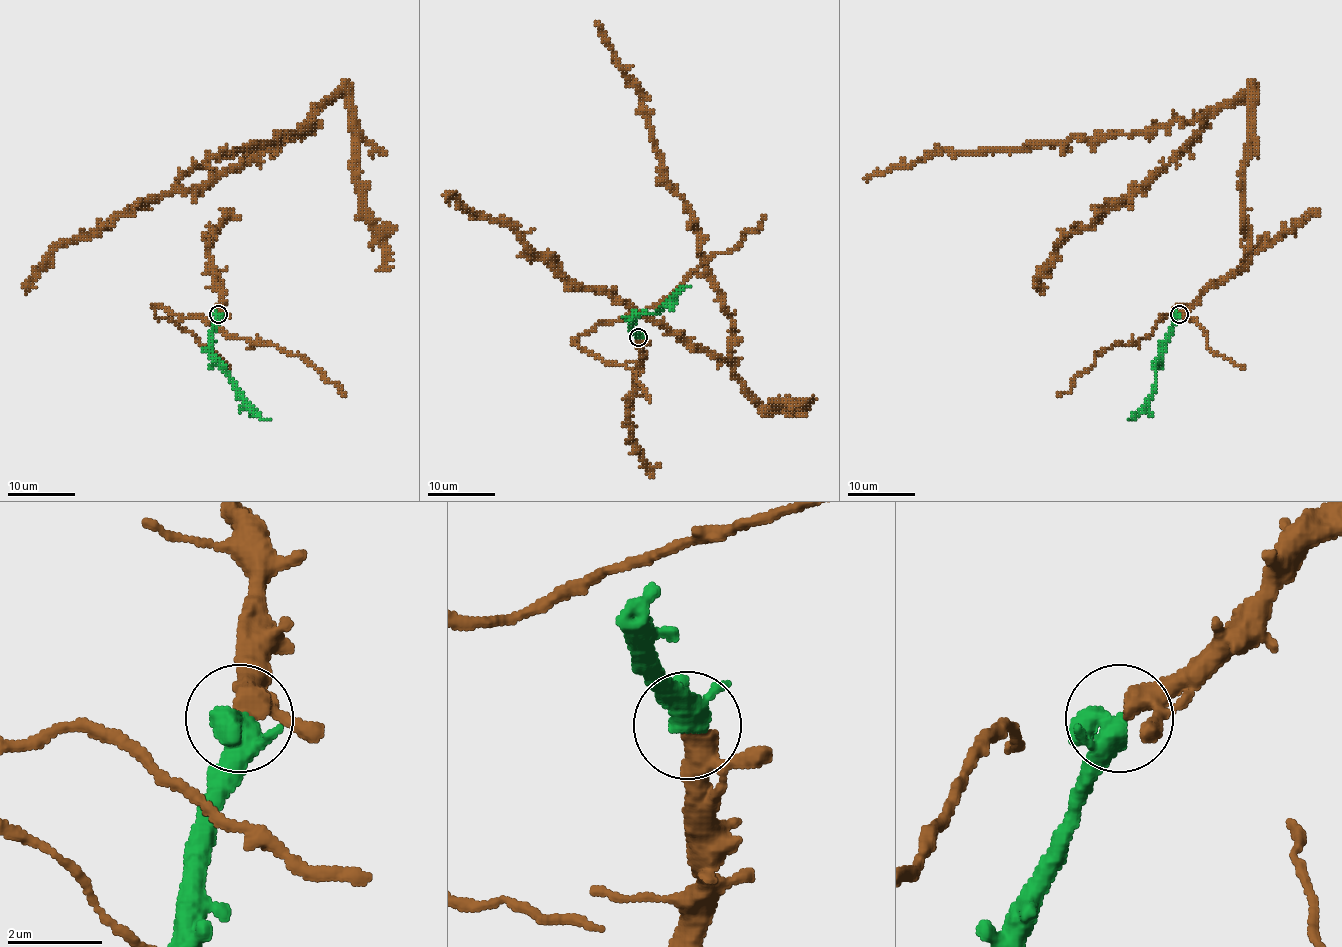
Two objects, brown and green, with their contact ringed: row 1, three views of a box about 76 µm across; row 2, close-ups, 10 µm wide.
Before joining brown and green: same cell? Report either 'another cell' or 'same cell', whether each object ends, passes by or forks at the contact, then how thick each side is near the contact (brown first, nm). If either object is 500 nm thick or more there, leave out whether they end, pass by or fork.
same cell | 360/500 nm

